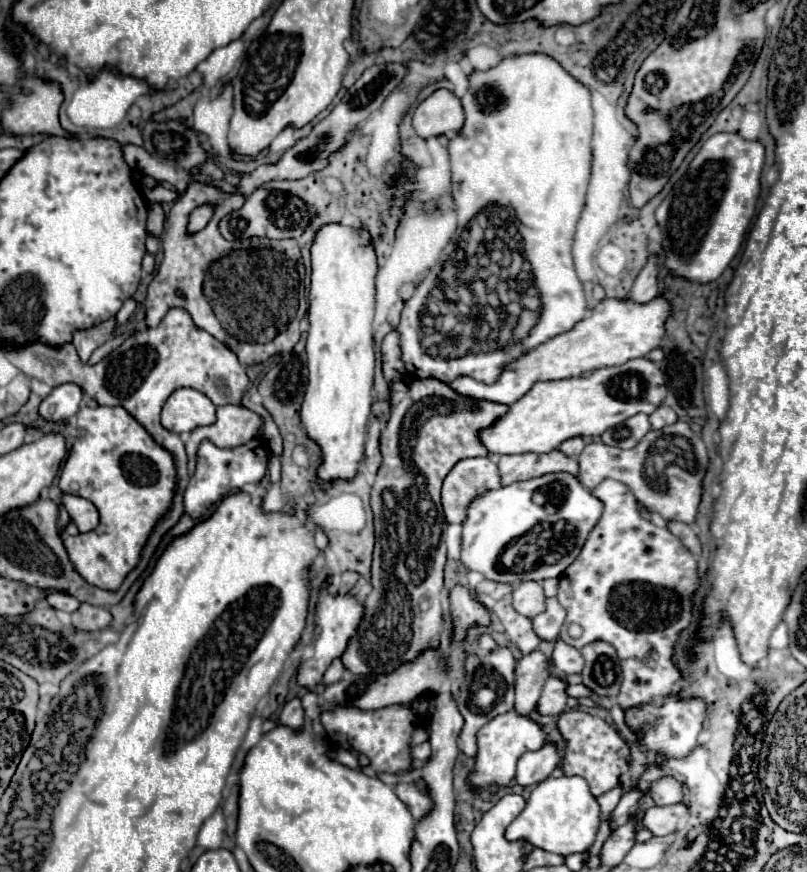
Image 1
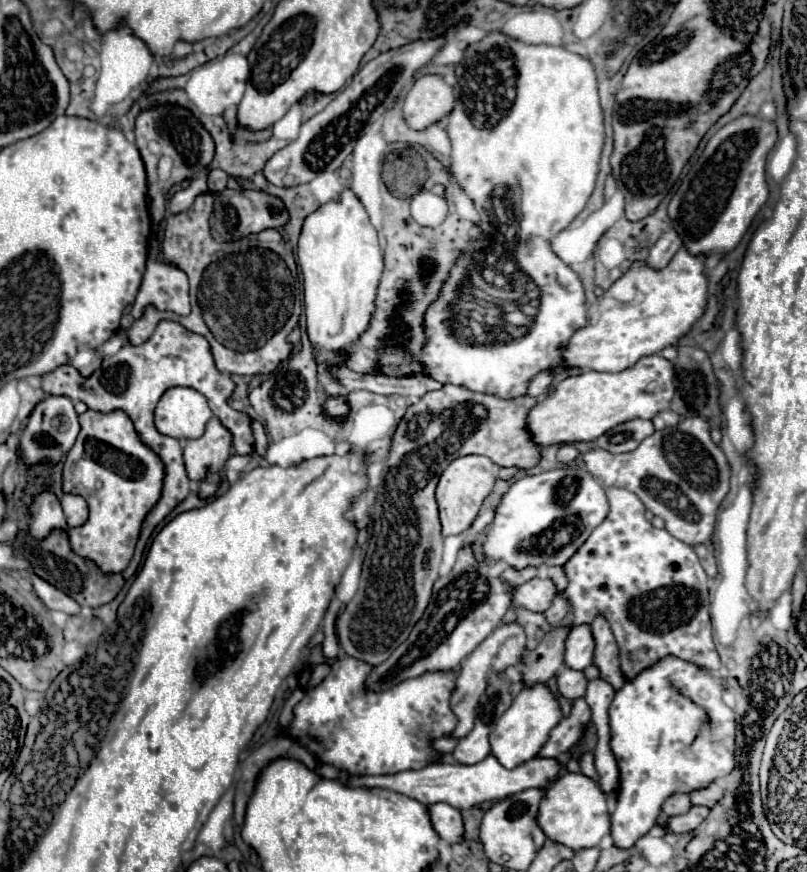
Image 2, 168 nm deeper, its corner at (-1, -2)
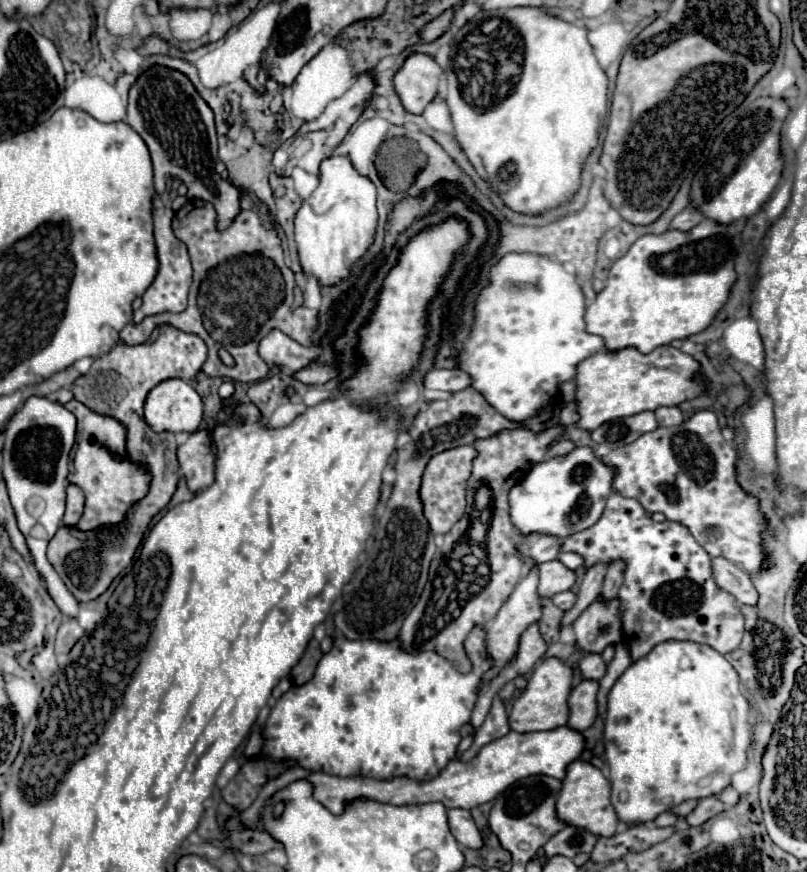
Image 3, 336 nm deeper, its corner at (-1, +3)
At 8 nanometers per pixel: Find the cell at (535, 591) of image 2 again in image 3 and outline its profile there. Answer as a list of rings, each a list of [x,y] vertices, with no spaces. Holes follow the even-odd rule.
[[[559,560],[539,564],[539,596],[551,598],[557,592],[569,590],[575,584],[575,570],[567,568]]]

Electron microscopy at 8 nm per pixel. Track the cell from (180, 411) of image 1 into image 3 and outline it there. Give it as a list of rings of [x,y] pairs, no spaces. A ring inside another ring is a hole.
[[[181,378],[159,382],[145,400],[145,422],[155,432],[195,432],[203,418],[203,402]]]

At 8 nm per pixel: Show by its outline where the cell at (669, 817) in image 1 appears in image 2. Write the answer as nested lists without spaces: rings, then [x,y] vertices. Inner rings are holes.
[[[691,807],[687,813],[675,815],[671,817],[671,821],[667,821],[667,829],[673,833],[687,833],[693,831],[709,813],[709,807]]]

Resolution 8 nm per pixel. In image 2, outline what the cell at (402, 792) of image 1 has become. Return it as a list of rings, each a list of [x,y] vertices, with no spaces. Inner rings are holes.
[[[443,803],[429,805],[429,817],[435,833],[447,843],[459,843],[463,839],[463,821],[459,809]]]

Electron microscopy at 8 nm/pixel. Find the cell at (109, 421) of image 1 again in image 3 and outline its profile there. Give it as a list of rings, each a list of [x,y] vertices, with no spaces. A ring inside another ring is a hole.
[[[77,400],[63,404],[77,418],[77,440],[73,448],[73,470],[69,482],[77,484],[85,492],[85,514],[77,528],[95,530],[101,526],[117,524],[125,518],[127,508],[141,500],[147,490],[151,476],[139,464],[133,464],[125,452],[125,426],[109,416],[101,416]]]

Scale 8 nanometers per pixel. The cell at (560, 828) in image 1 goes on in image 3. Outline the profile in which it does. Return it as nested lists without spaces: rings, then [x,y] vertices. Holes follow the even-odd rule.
[[[575,760],[567,768],[567,776],[563,780],[563,788],[559,792],[557,800],[557,816],[565,824],[575,824],[577,828],[585,828],[595,836],[613,836],[617,828],[617,814],[613,810],[611,798],[609,798],[609,780],[603,776],[603,772],[583,760]]]

